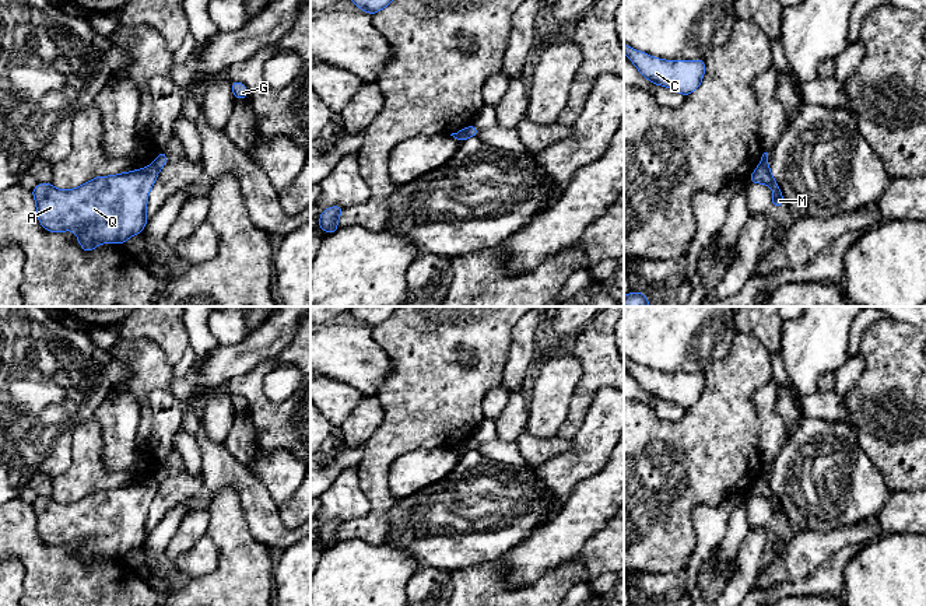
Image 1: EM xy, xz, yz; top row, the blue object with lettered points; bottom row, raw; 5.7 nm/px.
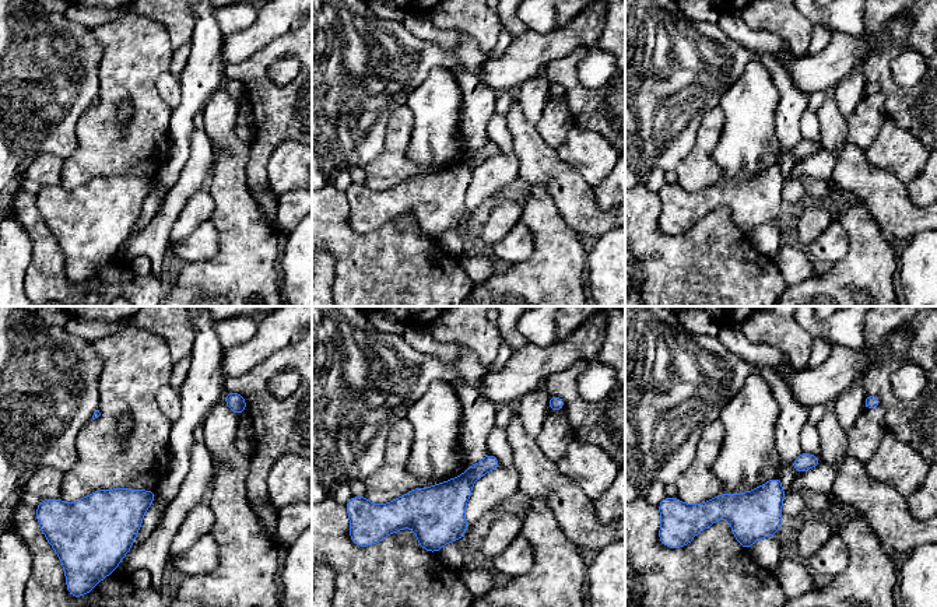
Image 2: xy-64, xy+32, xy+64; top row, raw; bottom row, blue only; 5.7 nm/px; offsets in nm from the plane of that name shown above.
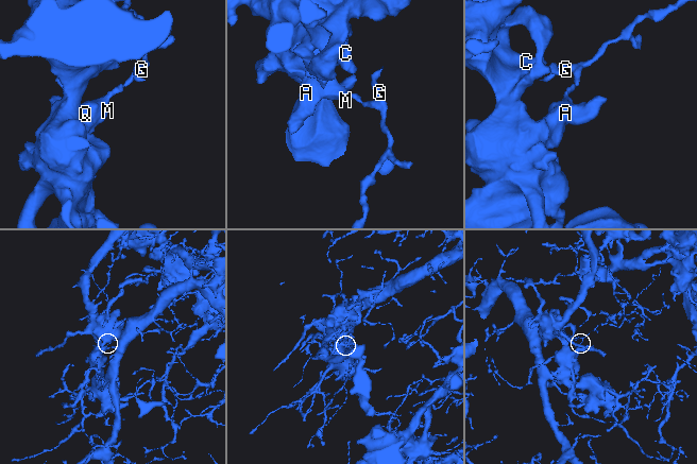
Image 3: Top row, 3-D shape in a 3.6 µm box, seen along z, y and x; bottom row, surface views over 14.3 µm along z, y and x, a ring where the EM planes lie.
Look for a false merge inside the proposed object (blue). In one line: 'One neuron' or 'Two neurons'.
One neuron

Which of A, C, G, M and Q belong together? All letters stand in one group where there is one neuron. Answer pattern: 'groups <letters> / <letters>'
groups A C G M Q

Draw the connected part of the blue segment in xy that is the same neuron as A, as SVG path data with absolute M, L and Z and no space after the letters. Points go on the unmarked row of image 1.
M166 465L141 483L97 490L71 504L38 497L31 505L41 539L49 546L76 544L85 567L98 557L124 557L147 537L147 514Z

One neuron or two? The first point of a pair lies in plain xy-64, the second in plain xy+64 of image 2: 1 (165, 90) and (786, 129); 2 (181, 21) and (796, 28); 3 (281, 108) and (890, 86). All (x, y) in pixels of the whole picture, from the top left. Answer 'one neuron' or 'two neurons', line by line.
1: one neuron
2: one neuron
3: one neuron

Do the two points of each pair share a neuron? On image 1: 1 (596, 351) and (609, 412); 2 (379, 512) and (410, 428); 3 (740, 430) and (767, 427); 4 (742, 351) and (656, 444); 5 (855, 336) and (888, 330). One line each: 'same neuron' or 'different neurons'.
1: different neurons
2: same neuron
3: different neurons
4: same neuron
5: different neurons

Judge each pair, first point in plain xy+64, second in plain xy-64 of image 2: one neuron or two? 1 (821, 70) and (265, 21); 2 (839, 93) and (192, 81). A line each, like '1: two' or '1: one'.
1: one
2: two

